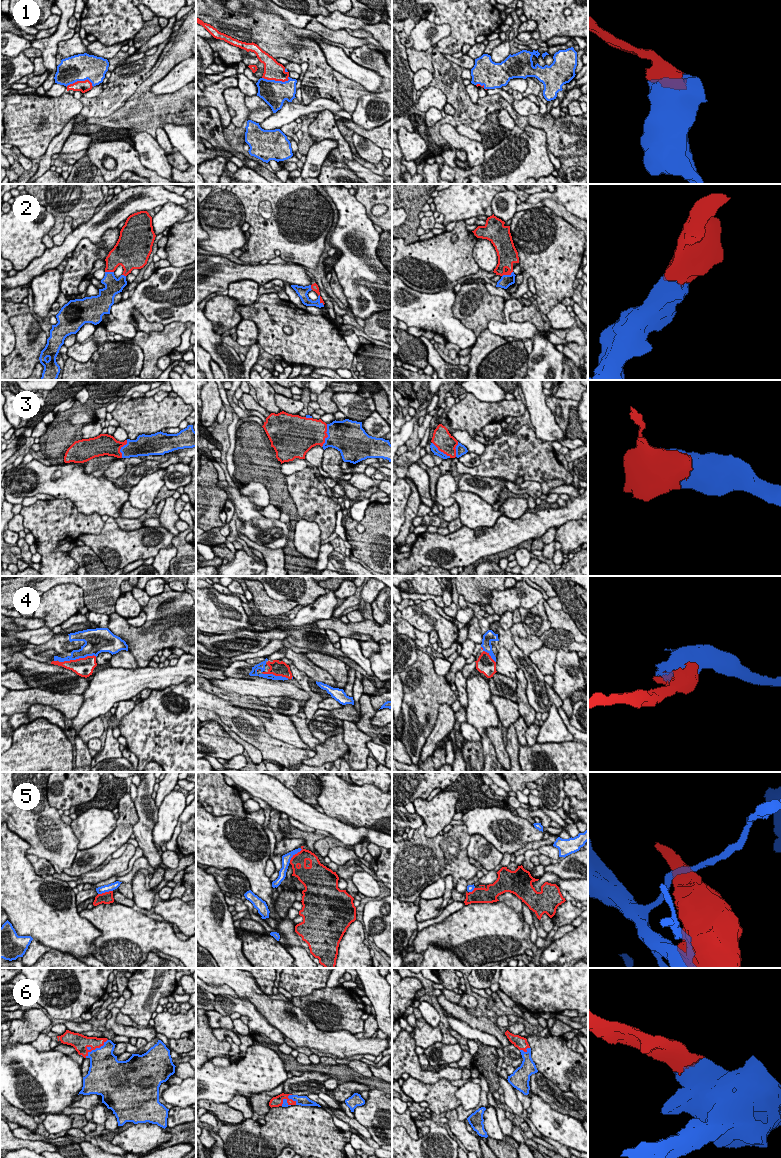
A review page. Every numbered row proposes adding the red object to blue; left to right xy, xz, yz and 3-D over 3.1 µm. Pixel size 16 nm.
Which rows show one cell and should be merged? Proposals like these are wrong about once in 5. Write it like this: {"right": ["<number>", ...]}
{"right": ["1", "2", "3", "4", "6"]}

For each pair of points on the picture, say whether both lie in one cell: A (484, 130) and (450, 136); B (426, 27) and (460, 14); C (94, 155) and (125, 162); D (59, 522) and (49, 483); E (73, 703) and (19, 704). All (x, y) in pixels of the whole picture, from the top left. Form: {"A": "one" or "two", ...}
{"A": "two", "B": "two", "C": "one", "D": "two", "E": "one"}

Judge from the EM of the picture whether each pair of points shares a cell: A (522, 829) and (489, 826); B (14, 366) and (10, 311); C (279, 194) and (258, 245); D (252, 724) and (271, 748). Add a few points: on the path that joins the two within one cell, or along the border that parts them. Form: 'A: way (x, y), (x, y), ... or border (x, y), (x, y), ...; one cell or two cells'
A: way (514, 829), (503, 829), (497, 826); one cell
B: border (12, 326), (15, 347), (10, 353); two cells
C: way (262, 195), (254, 203), (254, 219), (258, 228); one cell
D: way (253, 730), (265, 742); one cell

